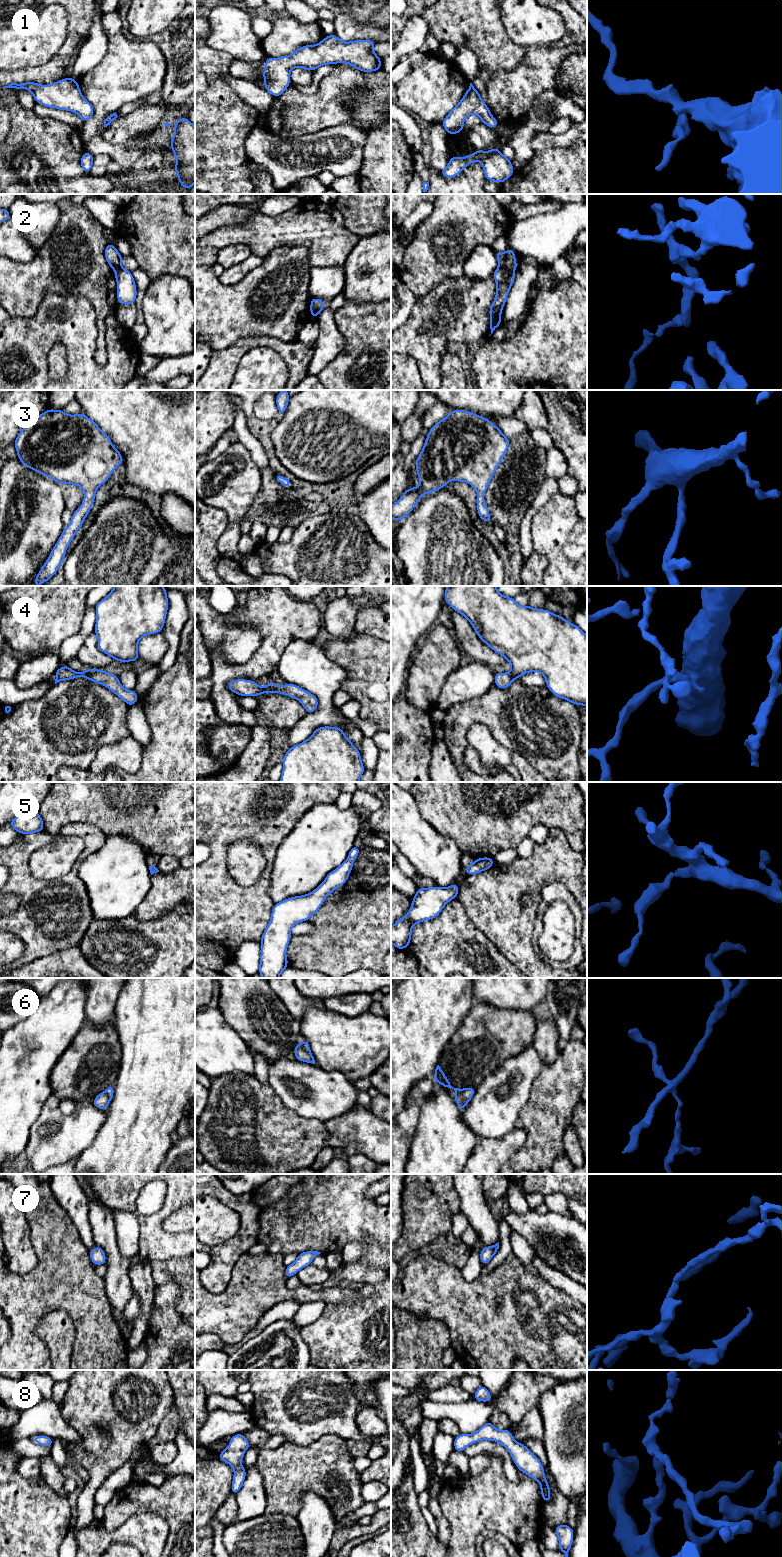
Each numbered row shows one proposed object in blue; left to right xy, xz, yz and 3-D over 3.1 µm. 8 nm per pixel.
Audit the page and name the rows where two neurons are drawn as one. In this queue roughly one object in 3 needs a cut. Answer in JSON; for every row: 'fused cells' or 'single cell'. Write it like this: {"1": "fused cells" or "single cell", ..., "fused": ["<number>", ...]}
{"1": "single cell", "2": "fused cells", "3": "single cell", "4": "single cell", "5": "single cell", "6": "fused cells", "7": "single cell", "8": "single cell", "fused": ["2", "6"]}

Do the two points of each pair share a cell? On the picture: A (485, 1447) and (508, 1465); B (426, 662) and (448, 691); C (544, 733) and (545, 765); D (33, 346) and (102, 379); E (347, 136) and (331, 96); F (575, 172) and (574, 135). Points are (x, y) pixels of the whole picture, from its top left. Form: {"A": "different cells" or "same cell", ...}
{"A": "same cell", "B": "different cells", "C": "same cell", "D": "same cell", "E": "different cells", "F": "different cells"}

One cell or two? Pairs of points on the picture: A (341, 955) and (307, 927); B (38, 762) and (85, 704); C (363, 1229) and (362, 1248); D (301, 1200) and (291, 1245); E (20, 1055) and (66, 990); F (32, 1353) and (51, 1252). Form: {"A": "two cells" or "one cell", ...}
{"A": "two cells", "B": "one cell", "C": "two cells", "D": "two cells", "E": "one cell", "F": "one cell"}

